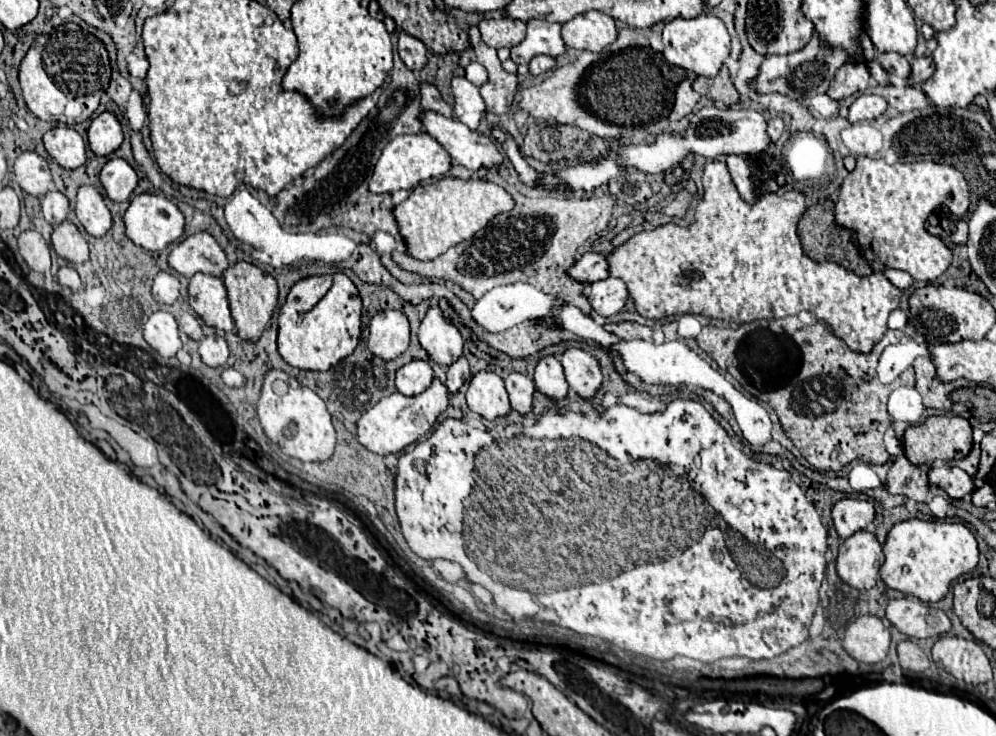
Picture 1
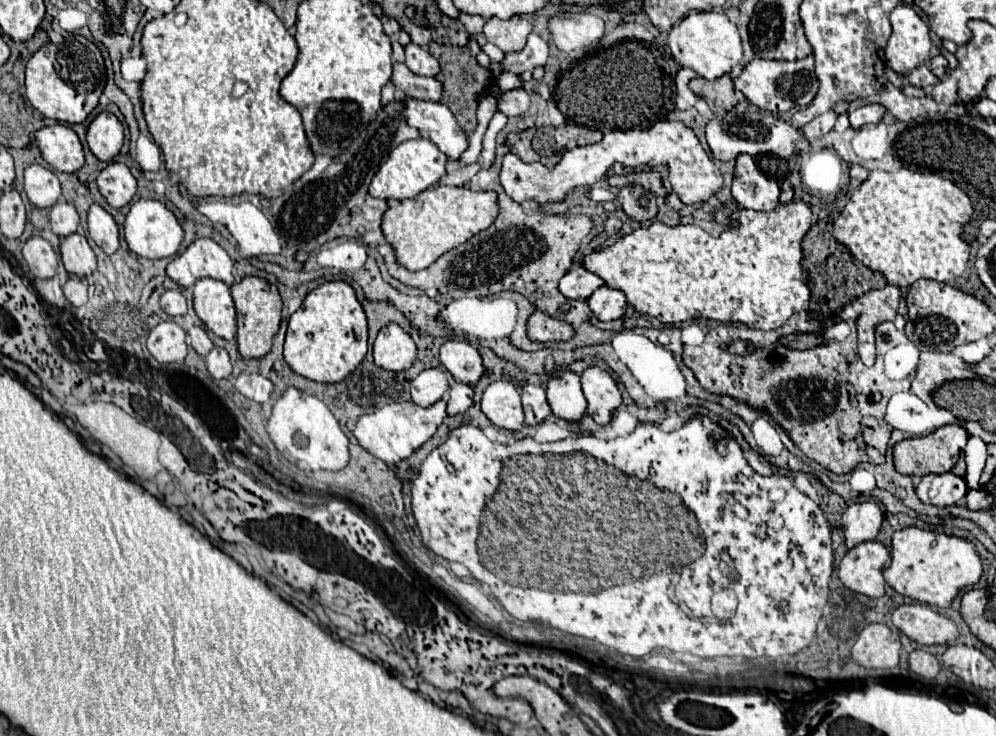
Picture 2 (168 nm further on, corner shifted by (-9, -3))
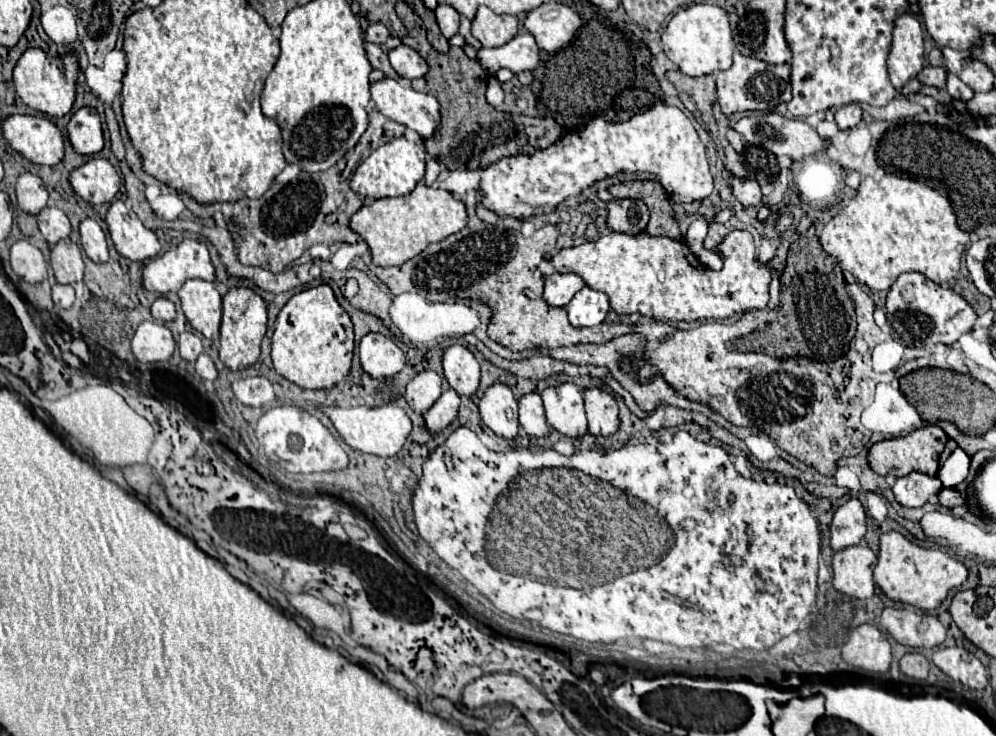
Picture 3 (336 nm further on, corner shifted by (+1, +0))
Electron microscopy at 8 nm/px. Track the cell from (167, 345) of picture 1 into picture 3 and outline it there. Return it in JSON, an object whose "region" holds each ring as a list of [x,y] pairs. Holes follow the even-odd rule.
{"region":[[[142,322],[132,336],[132,354],[138,362],[166,362],[172,358],[174,338],[162,322]]]}

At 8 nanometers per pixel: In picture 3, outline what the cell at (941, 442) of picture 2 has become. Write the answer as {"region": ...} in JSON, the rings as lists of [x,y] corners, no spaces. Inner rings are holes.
{"region":[[[926,424],[906,436],[876,442],[868,452],[868,464],[876,474],[882,474],[882,476],[886,476],[886,474],[908,476],[910,472],[922,472],[928,476],[936,476],[938,458],[940,458],[940,452],[944,450],[946,442],[948,442],[948,436],[944,434],[944,430],[940,426]]]}

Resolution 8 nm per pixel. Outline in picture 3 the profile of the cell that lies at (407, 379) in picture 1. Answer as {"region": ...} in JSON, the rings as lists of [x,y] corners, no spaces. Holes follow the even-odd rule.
{"region":[[[420,372],[406,386],[406,402],[414,412],[424,414],[442,394],[442,378],[432,372]]]}

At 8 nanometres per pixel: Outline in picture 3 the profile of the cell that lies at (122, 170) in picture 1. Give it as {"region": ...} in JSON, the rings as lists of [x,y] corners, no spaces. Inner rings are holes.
{"region":[[[92,158],[70,172],[70,186],[88,204],[112,202],[120,188],[120,176],[104,158]]]}

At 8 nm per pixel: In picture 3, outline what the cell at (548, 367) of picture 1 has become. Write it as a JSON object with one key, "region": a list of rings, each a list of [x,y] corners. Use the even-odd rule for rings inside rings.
{"region":[[[566,382],[556,388],[546,388],[542,392],[542,400],[548,424],[556,432],[568,438],[580,438],[588,432],[584,400],[572,382]]]}

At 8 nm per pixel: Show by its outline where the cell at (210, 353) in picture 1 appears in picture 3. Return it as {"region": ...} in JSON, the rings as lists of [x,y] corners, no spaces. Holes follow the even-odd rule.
{"region":[[[200,354],[198,360],[196,360],[196,374],[202,378],[202,380],[216,380],[218,372],[216,372],[216,366],[214,362],[210,360],[208,354]]]}

